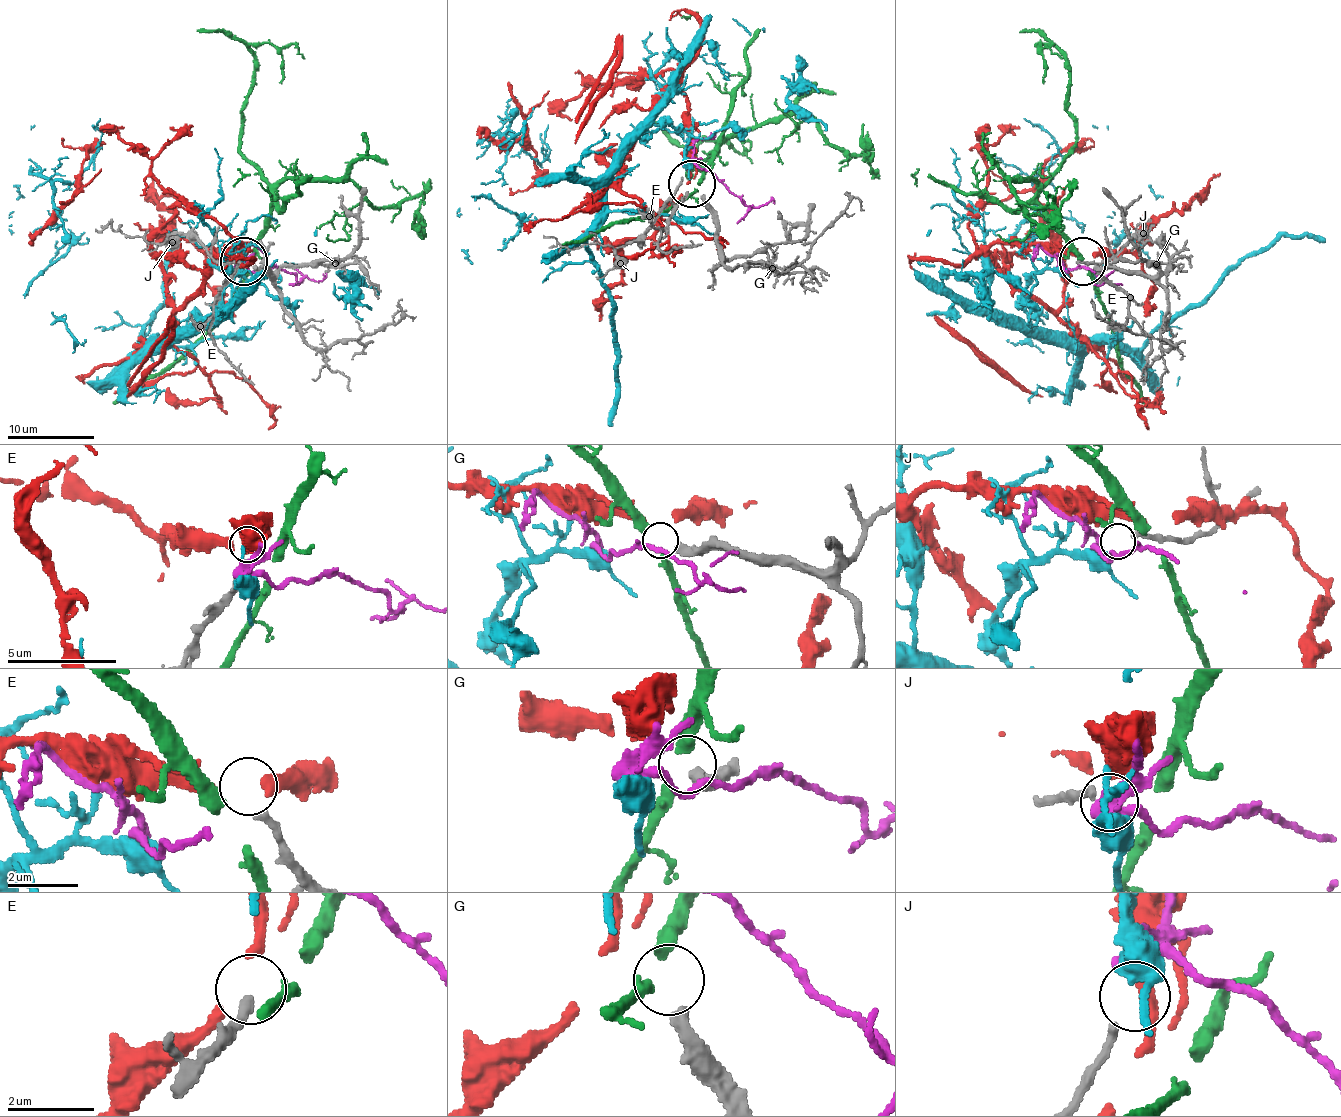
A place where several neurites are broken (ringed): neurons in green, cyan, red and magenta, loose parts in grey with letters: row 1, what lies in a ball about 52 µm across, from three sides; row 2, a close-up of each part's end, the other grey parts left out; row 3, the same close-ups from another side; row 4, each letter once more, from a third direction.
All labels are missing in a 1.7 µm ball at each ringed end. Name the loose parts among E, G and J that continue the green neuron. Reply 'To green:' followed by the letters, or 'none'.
To green: G

